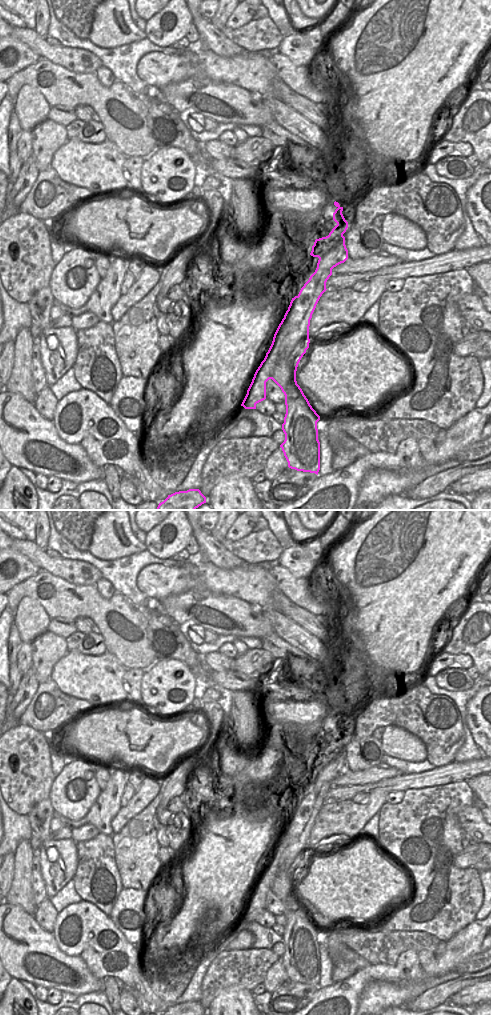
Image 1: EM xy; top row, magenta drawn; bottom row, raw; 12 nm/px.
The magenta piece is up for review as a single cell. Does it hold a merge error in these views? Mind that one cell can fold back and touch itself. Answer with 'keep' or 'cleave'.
cleave

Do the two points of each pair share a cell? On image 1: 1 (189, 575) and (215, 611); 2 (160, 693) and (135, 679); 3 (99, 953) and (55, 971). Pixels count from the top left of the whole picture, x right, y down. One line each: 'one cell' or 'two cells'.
1: two cells
2: two cells
3: two cells

